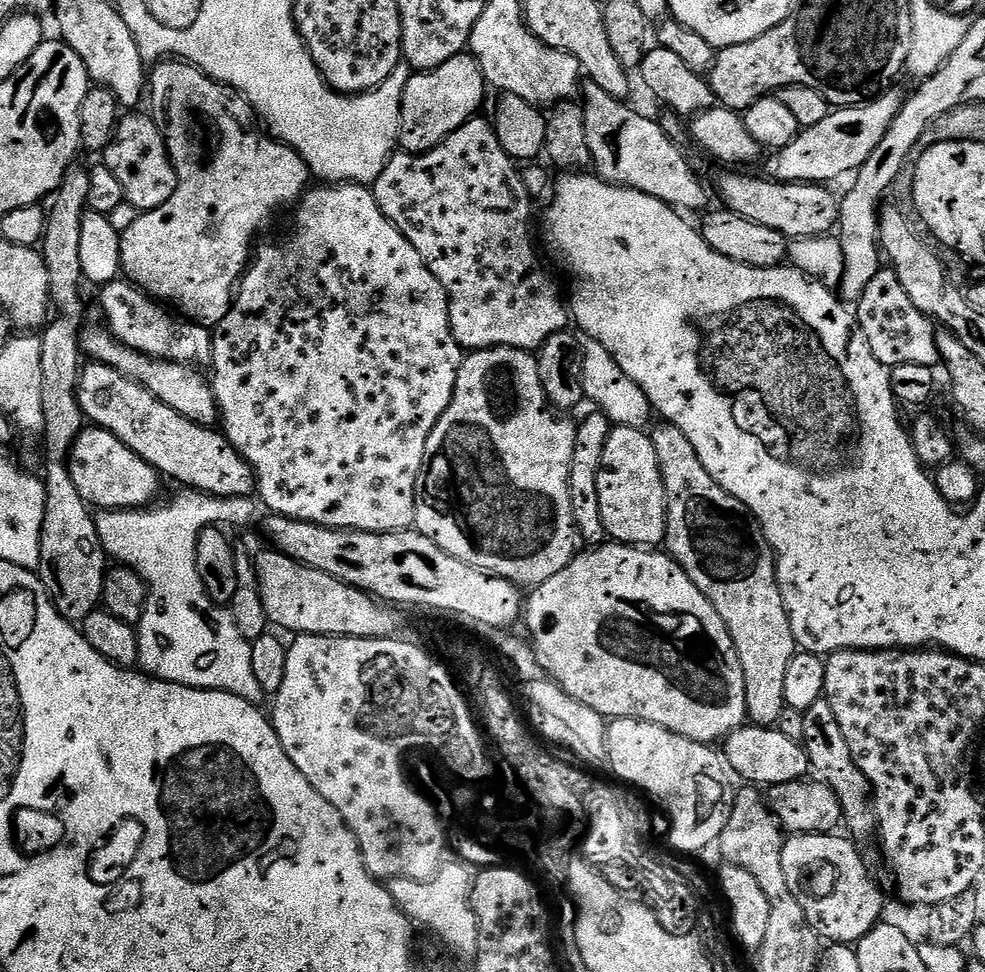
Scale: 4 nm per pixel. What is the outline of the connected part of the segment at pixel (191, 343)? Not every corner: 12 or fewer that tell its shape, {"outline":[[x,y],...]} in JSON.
{"outline":[[124,278],[99,292],[107,329],[155,360],[211,365],[213,333]]}

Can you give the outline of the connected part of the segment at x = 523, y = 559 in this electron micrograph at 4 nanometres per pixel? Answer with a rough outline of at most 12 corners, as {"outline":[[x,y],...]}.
{"outline":[[522,348],[467,353],[415,531],[535,586],[577,555],[577,425]]}

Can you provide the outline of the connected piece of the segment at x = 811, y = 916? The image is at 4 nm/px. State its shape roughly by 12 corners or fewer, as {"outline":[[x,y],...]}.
{"outline":[[789,835],[782,869],[810,926],[852,946],[884,896],[847,835]]}

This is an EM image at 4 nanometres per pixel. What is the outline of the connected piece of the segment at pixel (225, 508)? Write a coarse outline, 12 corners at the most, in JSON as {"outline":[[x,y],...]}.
{"outline":[[247,496],[104,510],[105,553],[148,587],[139,667],[259,705],[251,643],[206,594],[209,526]]}

